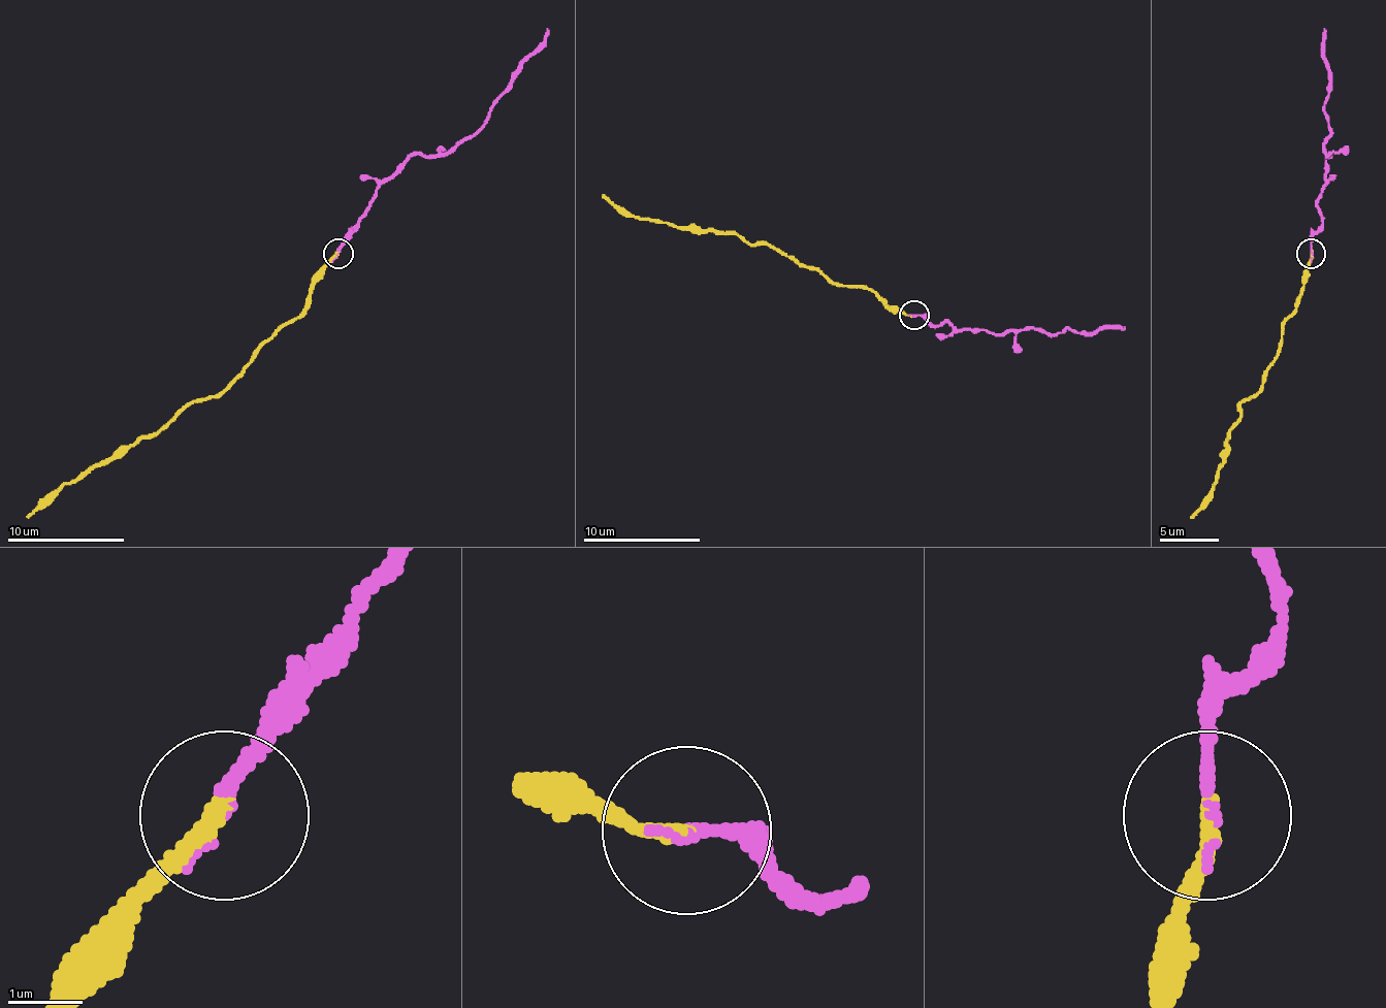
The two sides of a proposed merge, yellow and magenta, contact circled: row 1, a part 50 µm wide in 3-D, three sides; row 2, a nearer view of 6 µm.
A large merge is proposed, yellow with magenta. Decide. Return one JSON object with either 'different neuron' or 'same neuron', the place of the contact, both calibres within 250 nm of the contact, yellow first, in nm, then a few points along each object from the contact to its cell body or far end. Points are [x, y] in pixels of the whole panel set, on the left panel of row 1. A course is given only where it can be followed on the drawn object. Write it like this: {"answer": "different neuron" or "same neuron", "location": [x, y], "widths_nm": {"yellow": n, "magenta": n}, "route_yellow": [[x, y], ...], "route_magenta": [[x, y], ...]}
{"answer": "same neuron", "location": [339, 253], "widths_nm": {"yellow": 220, "magenta": 160}, "route_yellow": [[337, 254], [314, 283], [308, 303], [217, 395], [182, 407], [158, 430], [123, 445], [46, 495], [26, 516]], "route_magenta": [[337, 254], [382, 184], [414, 154], [449, 154], [484, 122], [493, 101], [546, 28]]}

